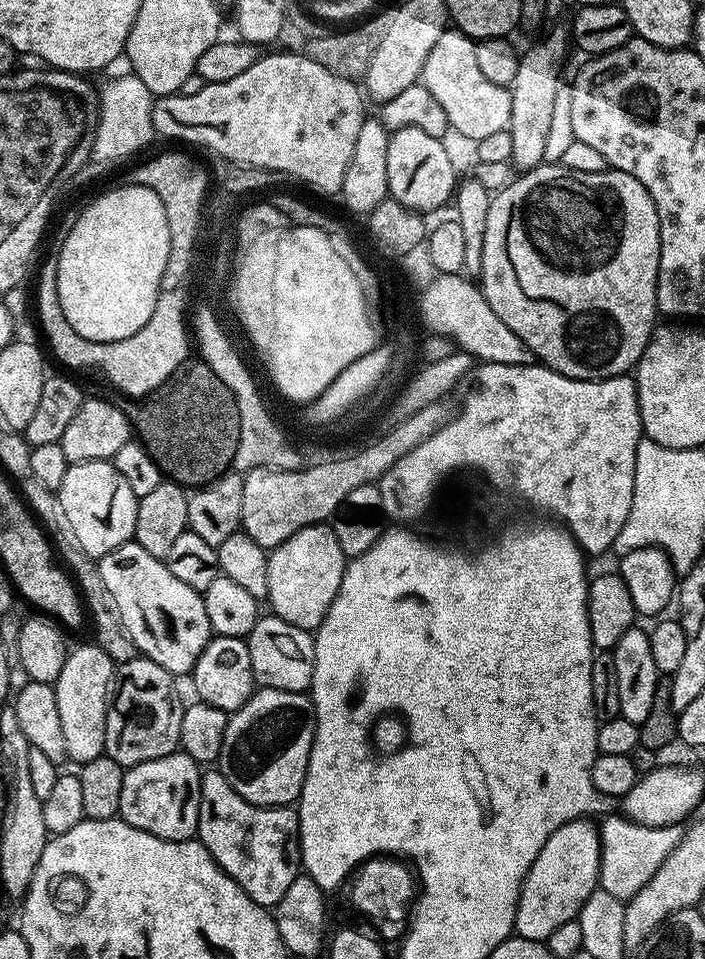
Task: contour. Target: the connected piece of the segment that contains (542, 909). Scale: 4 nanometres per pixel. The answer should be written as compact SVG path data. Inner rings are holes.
M581 818L574 822L566 822L566 826L558 826L558 830L554 830L554 834L550 834L550 838L546 838L546 846L542 846L542 850L538 854L538 858L534 858L534 862L530 866L530 870L526 874L524 883L520 886L520 903L516 905L516 927L515 935L526 938L527 940L547 941L550 934L554 934L554 930L558 930L558 926L562 926L562 922L570 922L577 919L582 910L582 906L586 902L586 898L590 898L590 894L597 891L600 883L600 830L599 827L588 818Z

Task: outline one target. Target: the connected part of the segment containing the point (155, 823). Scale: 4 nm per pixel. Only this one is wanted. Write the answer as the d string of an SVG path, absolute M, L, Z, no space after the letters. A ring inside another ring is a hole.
M182 750L171 752L166 758L135 764L124 774L119 819L163 840L193 839L197 835L201 775L201 765Z

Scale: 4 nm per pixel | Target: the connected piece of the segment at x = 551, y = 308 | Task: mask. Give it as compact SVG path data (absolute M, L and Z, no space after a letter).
M561 162L559 163L542 163L536 168L529 168L513 184L508 184L500 193L492 196L492 205L486 214L486 238L482 242L482 266L479 275L484 276L484 284L482 283L482 291L486 302L490 302L490 310L494 310L494 314L498 314L498 318L502 318L502 322L506 322L506 326L510 326L510 330L514 330L514 334L518 334L518 338L522 342L526 342L526 346L530 349L533 357L546 368L553 368L558 374L562 374L566 378L574 378L575 380L609 380L615 376L622 376L631 373L637 362L642 358L642 354L646 350L646 346L650 342L654 325L658 320L658 309L656 307L656 279L658 278L658 258L660 257L660 219L658 218L658 210L654 206L654 198L650 198L650 194L646 190L646 186L642 186L642 182L638 182L638 178L634 178L625 172L615 170L607 170L602 173L583 173L579 170L568 169Z

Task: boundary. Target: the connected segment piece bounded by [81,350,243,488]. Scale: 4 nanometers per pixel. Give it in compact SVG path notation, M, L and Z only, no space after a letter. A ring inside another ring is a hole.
M203 350L196 352L193 360L143 402L100 380L81 385L85 397L108 401L126 414L161 473L183 488L203 487L231 471L243 445L243 415L236 392L216 372Z

